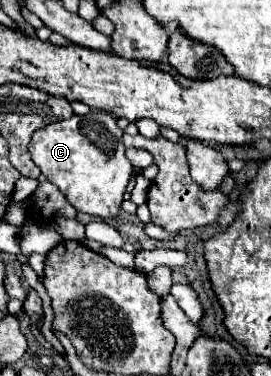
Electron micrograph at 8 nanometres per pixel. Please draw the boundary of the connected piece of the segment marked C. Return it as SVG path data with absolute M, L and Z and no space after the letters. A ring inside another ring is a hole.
M89 111L87 115L73 115L71 119L57 121L33 133L29 151L47 181L53 183L77 211L107 219L115 217L121 209L125 187L133 175L121 137L123 131L111 113Z

